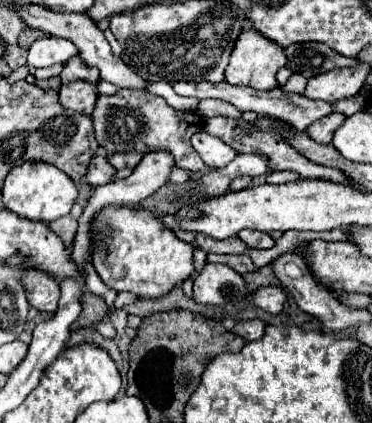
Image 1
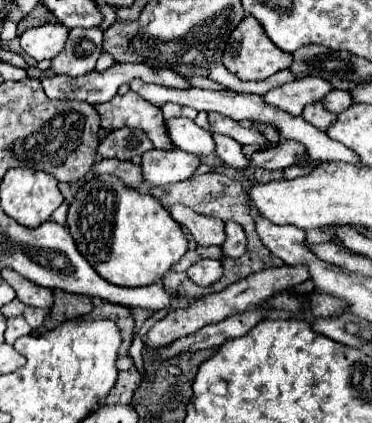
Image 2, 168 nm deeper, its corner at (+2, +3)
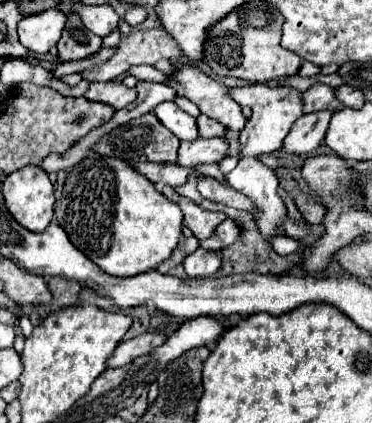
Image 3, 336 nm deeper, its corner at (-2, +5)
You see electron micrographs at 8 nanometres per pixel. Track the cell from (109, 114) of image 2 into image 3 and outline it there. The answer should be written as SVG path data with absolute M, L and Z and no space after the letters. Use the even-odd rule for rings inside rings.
M93 82L87 88L85 98L103 102L113 106L115 110L121 110L123 106L129 106L137 98L137 90L127 88L123 82Z

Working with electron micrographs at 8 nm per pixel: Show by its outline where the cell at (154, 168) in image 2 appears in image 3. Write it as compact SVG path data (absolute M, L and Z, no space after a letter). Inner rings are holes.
M195 138L193 142L181 142L179 164L191 168L195 164L219 162L227 156L227 148L227 138Z

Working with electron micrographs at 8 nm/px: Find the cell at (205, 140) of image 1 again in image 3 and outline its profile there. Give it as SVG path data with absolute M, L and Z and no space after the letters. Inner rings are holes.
M161 102L153 108L153 114L159 118L165 128L169 128L179 140L195 140L199 136L195 118L183 112L175 102Z

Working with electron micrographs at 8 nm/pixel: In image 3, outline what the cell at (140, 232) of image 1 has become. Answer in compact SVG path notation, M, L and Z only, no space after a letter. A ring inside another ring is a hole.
M93 152L67 172L61 198L55 202L55 222L101 270L111 276L135 276L171 256L181 238L183 214L129 162Z

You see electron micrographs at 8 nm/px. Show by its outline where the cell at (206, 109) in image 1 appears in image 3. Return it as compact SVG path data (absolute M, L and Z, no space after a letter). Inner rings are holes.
M201 114L201 116L197 118L197 130L199 130L199 136L203 136L203 138L225 136L225 126L221 126L219 122L207 118L205 114Z

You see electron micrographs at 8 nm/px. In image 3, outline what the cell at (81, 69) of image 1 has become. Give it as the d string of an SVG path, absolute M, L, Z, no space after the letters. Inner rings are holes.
M69 14L61 40L57 42L57 48L59 48L59 58L63 62L83 60L101 48L101 38L85 30L79 14Z

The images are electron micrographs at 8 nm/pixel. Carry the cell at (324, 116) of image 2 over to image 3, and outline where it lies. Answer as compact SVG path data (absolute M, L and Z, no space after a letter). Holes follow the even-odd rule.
M313 84L307 92L303 92L303 112L325 110L325 108L341 108L341 102L335 96L335 90L327 84Z

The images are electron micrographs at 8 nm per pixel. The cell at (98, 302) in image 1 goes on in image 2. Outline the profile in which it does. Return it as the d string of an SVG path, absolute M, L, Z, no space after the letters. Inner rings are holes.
M53 290L55 294L55 306L51 308L51 314L47 316L49 328L55 328L67 320L79 320L81 316L89 314L95 306L89 296L83 294L69 294L63 290Z

